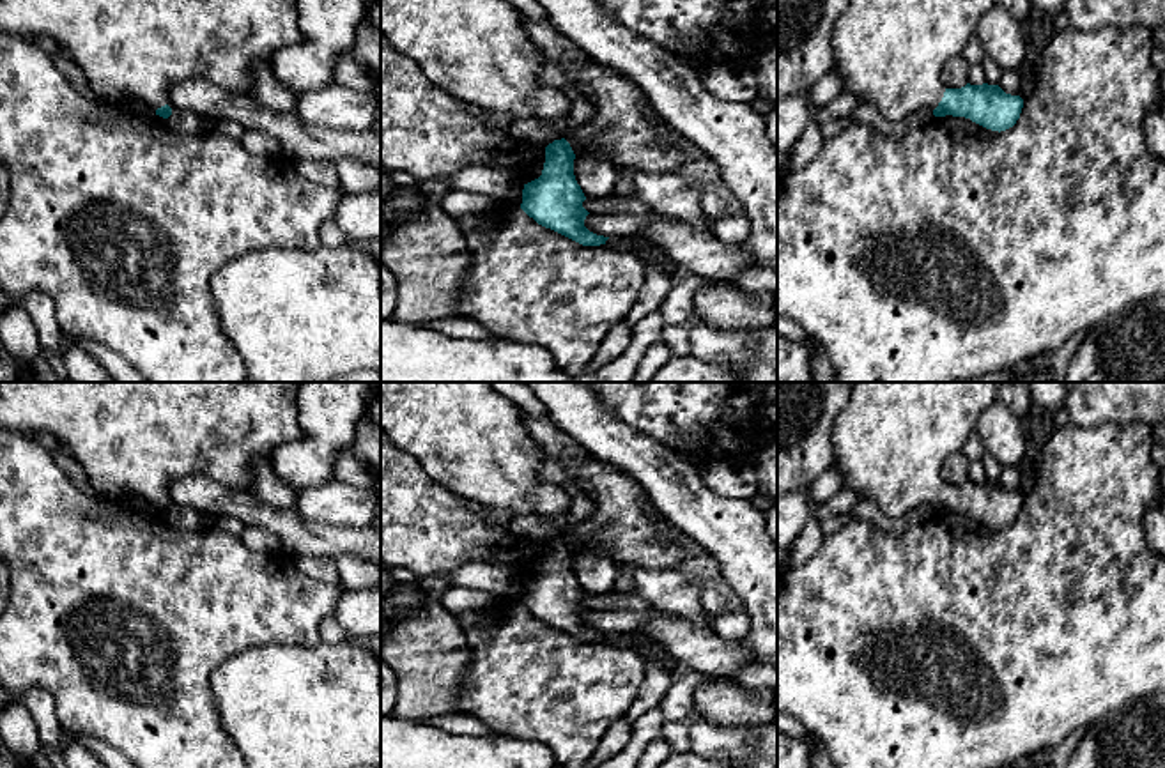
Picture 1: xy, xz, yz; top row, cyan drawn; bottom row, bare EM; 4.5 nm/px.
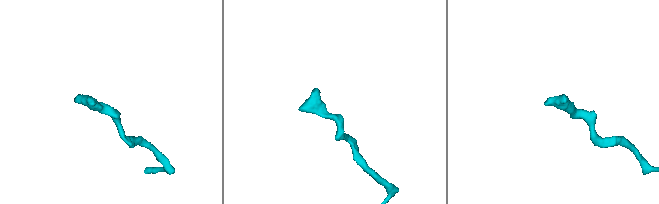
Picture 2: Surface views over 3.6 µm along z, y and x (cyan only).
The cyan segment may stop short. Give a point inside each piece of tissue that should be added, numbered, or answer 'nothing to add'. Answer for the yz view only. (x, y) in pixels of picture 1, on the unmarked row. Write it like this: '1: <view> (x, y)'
1: yz (891, 439)

